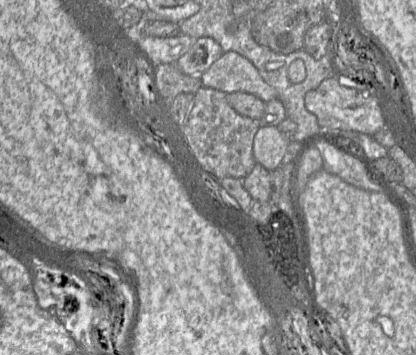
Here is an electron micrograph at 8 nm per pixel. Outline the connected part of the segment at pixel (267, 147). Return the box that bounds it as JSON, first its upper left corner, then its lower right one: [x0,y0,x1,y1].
[253,126,290,172]

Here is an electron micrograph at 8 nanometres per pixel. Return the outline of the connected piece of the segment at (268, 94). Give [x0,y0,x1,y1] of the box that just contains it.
[200,52,278,102]

